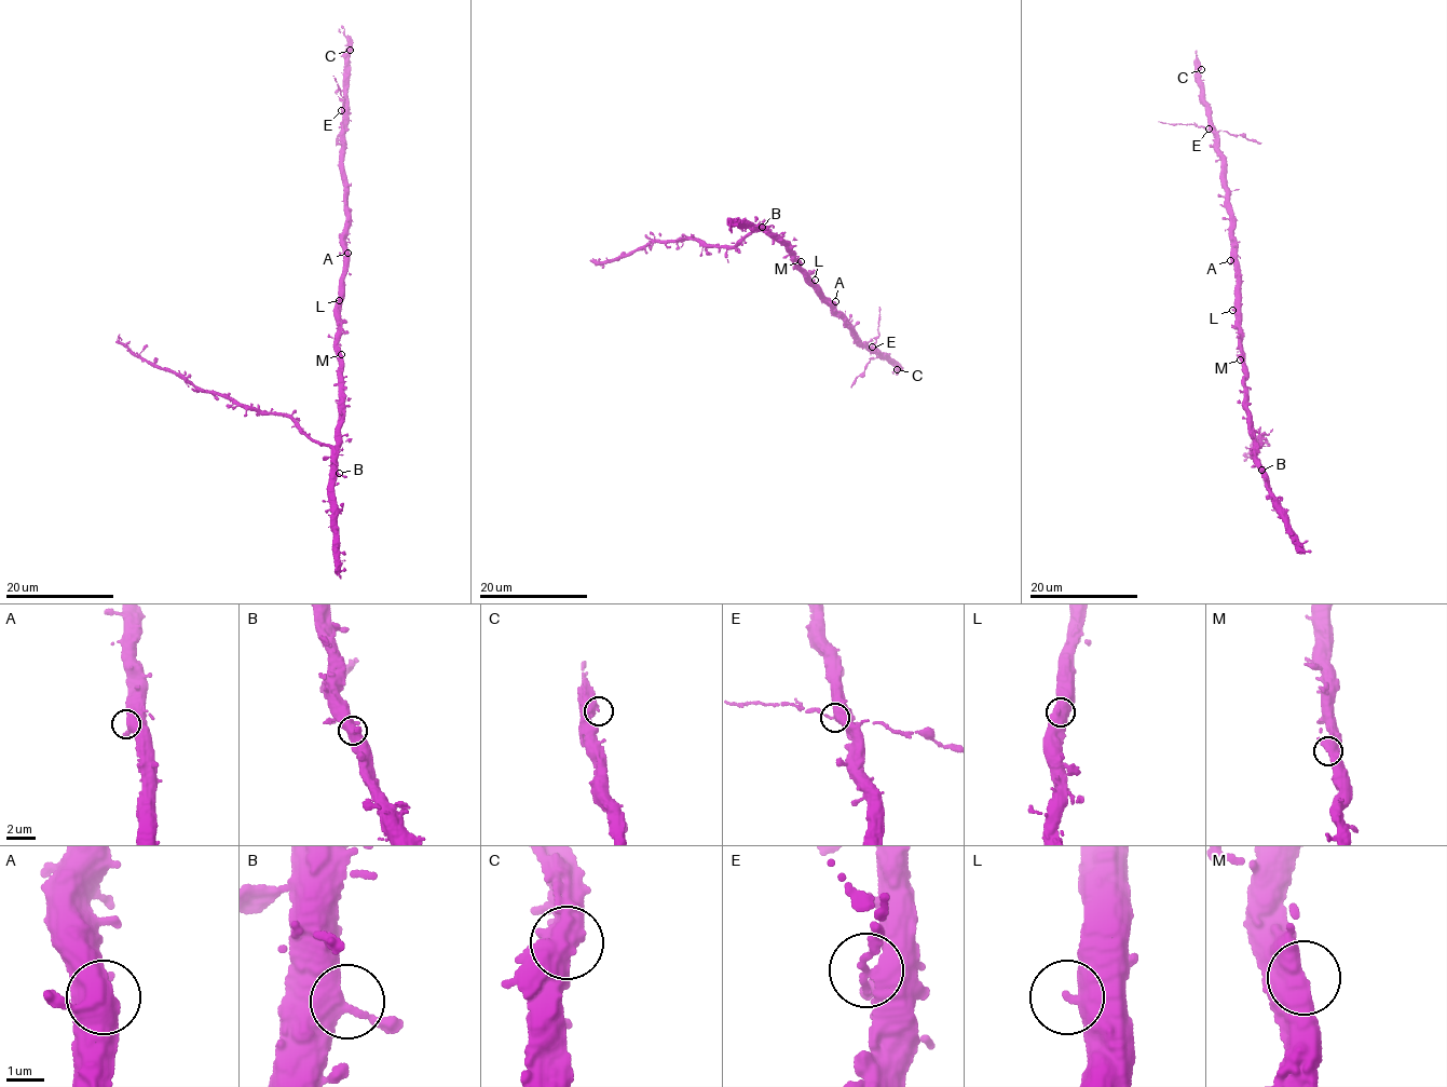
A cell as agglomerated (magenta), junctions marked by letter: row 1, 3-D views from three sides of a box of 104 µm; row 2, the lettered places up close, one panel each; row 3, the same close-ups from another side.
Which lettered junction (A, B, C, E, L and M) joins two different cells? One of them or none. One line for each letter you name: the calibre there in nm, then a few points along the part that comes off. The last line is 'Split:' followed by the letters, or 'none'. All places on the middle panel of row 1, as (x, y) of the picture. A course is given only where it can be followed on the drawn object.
E: 320 nm | (872, 348), (878, 335), (879, 307)
Split: E

